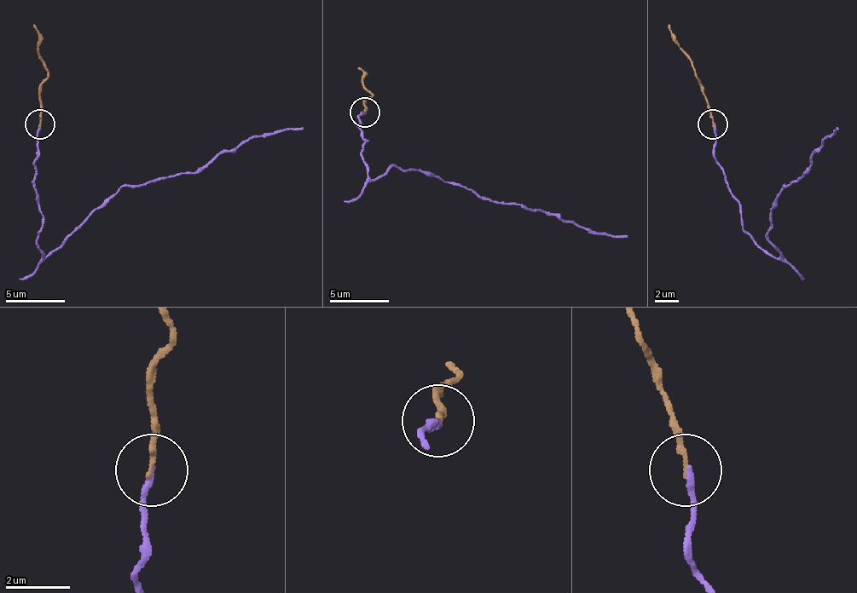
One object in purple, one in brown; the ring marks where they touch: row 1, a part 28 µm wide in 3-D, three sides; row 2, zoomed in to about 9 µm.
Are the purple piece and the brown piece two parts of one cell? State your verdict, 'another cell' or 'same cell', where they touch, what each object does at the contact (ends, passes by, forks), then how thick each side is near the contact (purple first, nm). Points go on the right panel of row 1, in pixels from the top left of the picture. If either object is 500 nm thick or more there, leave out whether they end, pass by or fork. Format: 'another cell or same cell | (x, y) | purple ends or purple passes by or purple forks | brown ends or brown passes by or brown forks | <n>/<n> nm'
same cell | (713, 123) | purple ends | brown ends | 180/150 nm

